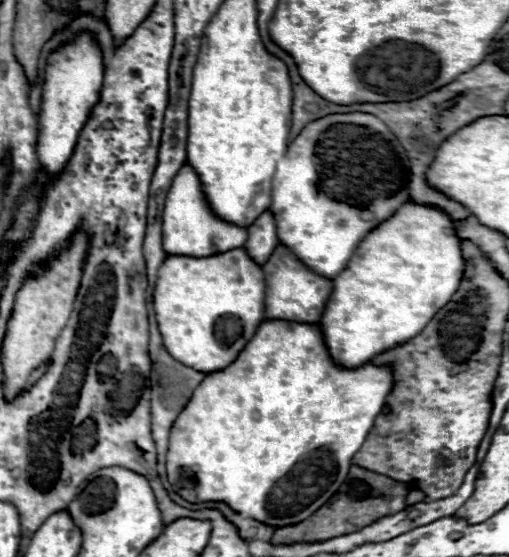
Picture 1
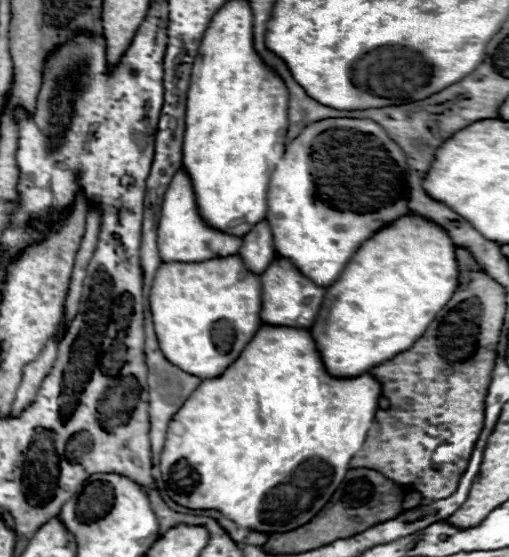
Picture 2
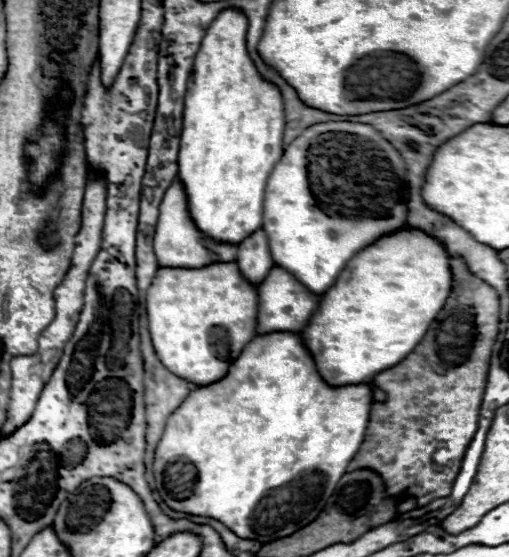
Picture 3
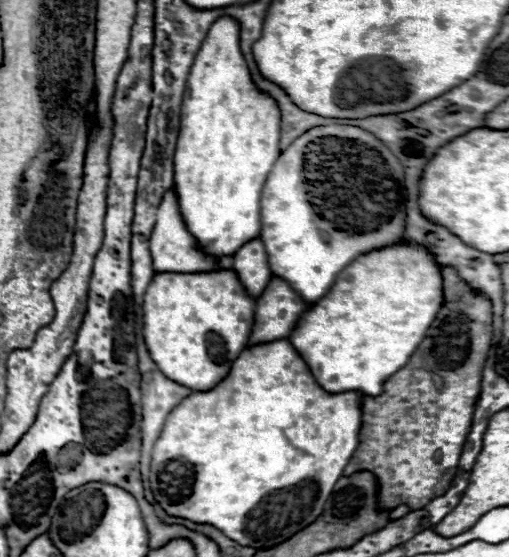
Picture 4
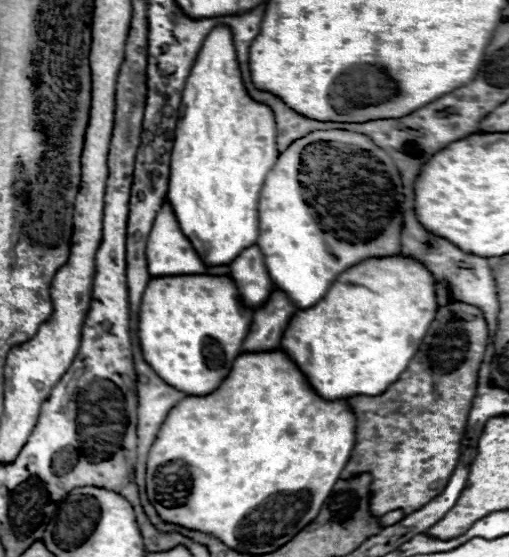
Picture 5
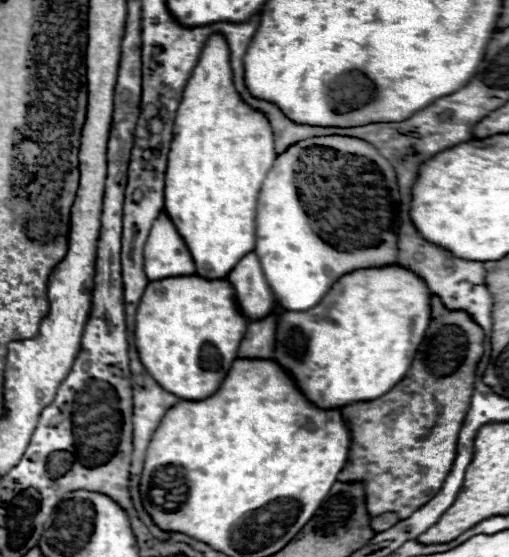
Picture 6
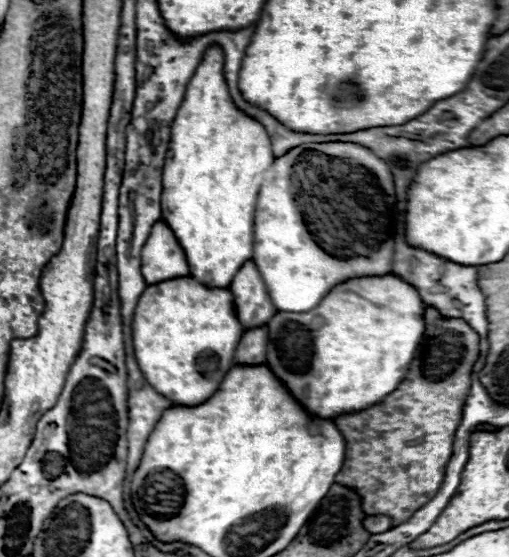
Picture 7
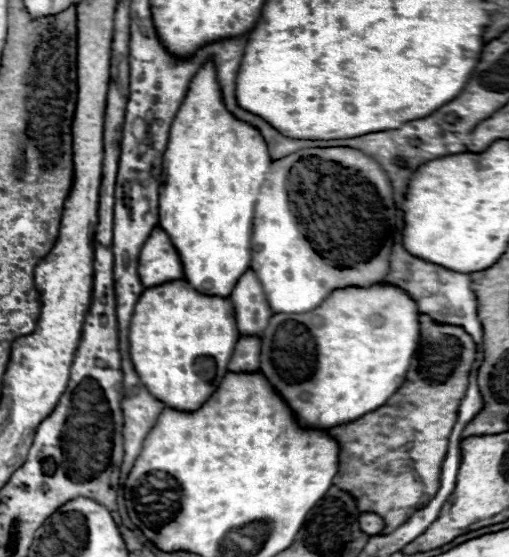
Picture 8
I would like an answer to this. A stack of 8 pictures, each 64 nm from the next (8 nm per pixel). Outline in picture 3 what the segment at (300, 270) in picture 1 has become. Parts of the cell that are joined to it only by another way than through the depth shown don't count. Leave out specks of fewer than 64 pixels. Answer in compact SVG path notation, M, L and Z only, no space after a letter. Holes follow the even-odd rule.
M270 268L268 276L264 278L264 282L258 288L260 292L260 324L256 326L258 334L264 332L286 332L286 330L302 330L310 316L316 312L318 304L320 304L320 296L310 292L302 282L298 282L290 272L286 272L284 268Z

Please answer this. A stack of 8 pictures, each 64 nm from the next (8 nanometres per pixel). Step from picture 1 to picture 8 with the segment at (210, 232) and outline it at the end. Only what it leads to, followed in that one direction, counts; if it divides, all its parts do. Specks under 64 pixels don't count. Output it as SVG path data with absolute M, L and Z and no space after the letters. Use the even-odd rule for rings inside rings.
M156 226L148 238L148 244L140 250L140 280L144 280L144 288L152 288L180 278L184 278L180 254L170 236Z

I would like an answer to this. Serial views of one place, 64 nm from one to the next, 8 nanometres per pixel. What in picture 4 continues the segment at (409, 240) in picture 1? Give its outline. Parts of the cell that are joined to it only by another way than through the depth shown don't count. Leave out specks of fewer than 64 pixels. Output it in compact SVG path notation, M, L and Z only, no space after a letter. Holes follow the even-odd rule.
M398 242L358 256L340 272L336 284L322 296L316 306L308 310L308 316L300 320L300 328L292 336L292 344L308 362L318 384L328 392L362 390L368 396L380 396L384 378L400 370L420 340L426 336L432 320L444 304L442 292L442 268L436 258L422 246L412 242Z

